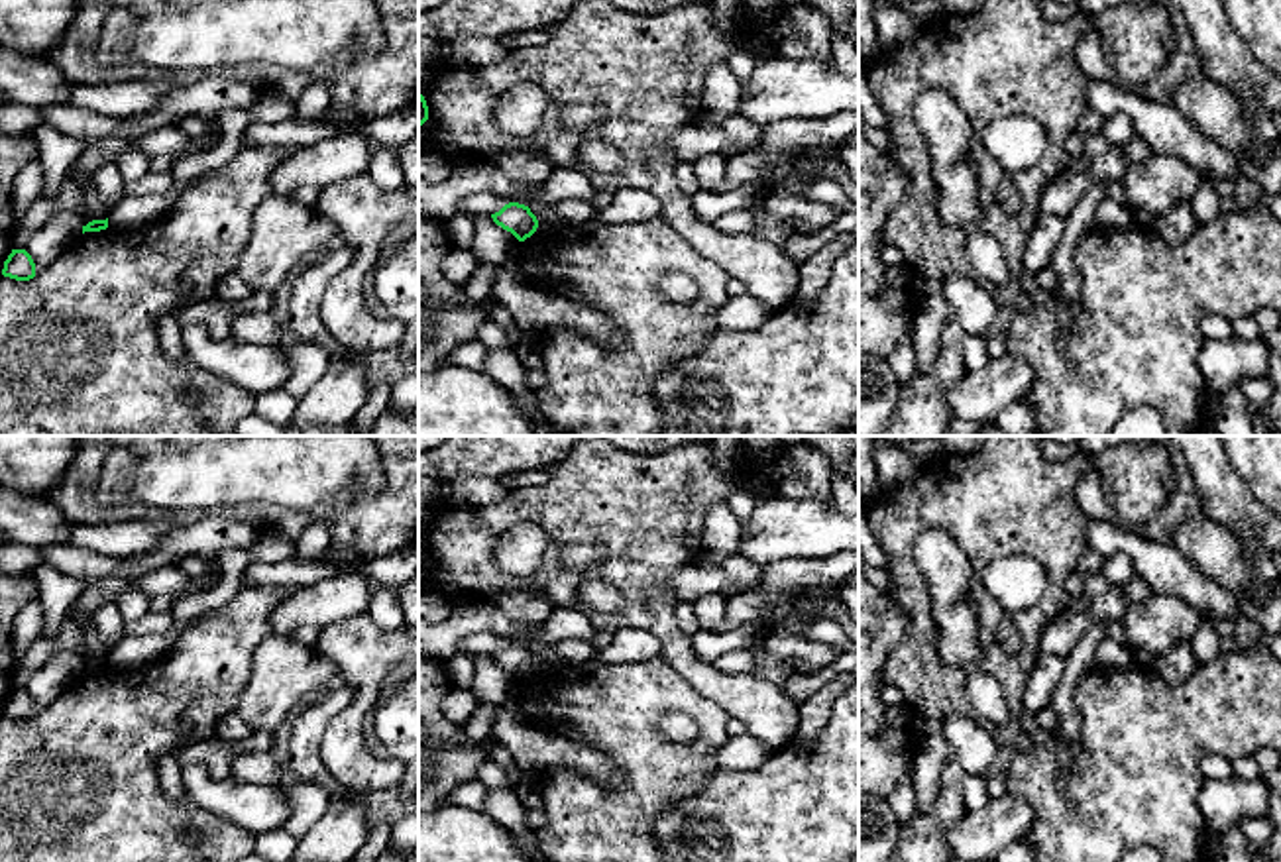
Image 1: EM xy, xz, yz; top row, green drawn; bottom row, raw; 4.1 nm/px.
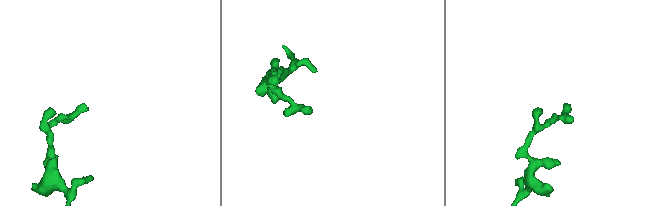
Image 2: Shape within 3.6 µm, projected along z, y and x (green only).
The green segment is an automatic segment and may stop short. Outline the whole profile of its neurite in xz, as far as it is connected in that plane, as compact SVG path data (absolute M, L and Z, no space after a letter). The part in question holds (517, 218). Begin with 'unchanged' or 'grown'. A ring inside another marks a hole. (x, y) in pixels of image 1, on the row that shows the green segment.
unchanged; M519 202L505 204L499 212L491 214L491 218L497 226L511 232L519 242L530 238L538 228L538 220L530 208Z

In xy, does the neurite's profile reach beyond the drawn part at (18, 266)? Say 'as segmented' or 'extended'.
as segmented

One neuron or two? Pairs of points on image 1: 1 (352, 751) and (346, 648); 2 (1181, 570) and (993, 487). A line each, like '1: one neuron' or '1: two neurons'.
1: one neuron
2: two neurons

